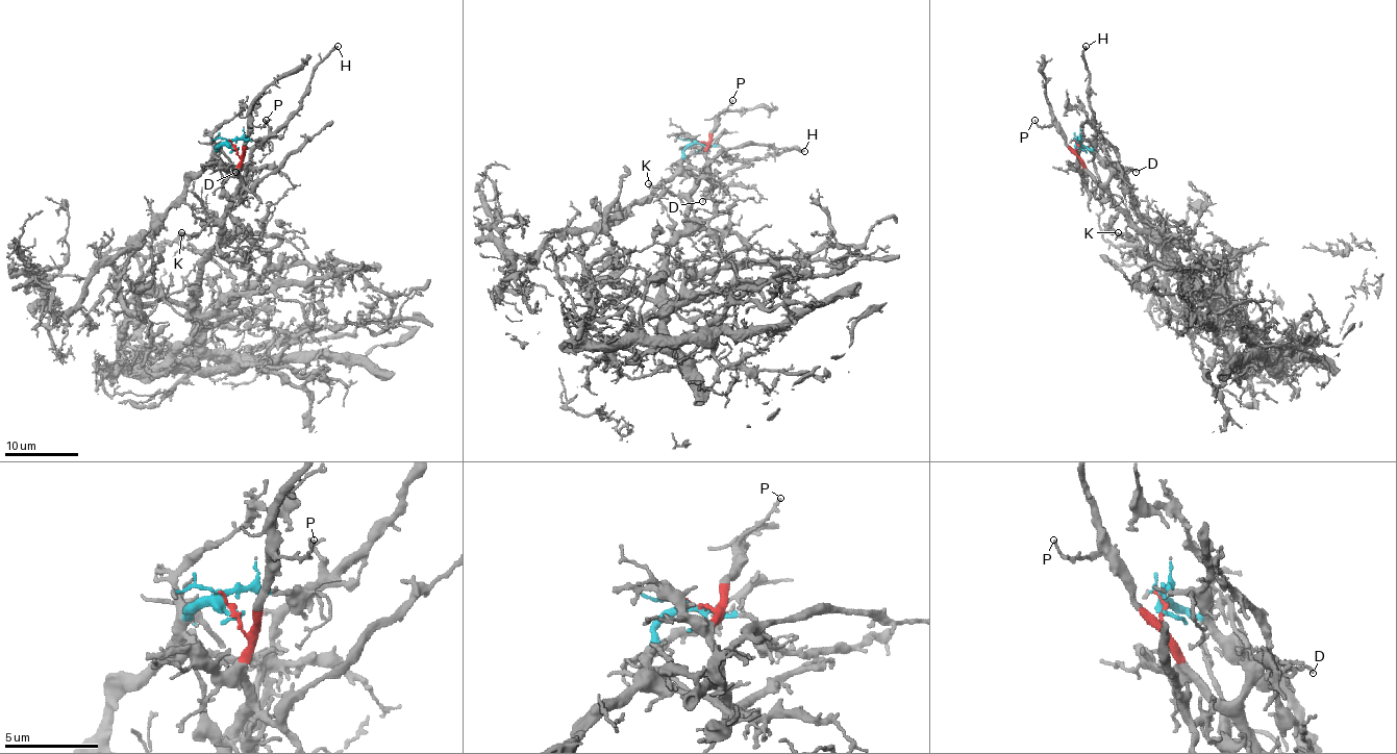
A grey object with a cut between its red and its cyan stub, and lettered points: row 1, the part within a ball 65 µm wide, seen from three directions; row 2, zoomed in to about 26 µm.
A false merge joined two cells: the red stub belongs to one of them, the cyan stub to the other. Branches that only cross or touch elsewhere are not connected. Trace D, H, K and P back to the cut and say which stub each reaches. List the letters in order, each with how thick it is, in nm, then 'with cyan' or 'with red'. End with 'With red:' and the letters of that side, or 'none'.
D: 150 nm | with cyan
H: 300 nm | with cyan
K: 200 nm | with red
P: 120 nm | with red
With red: K, P

